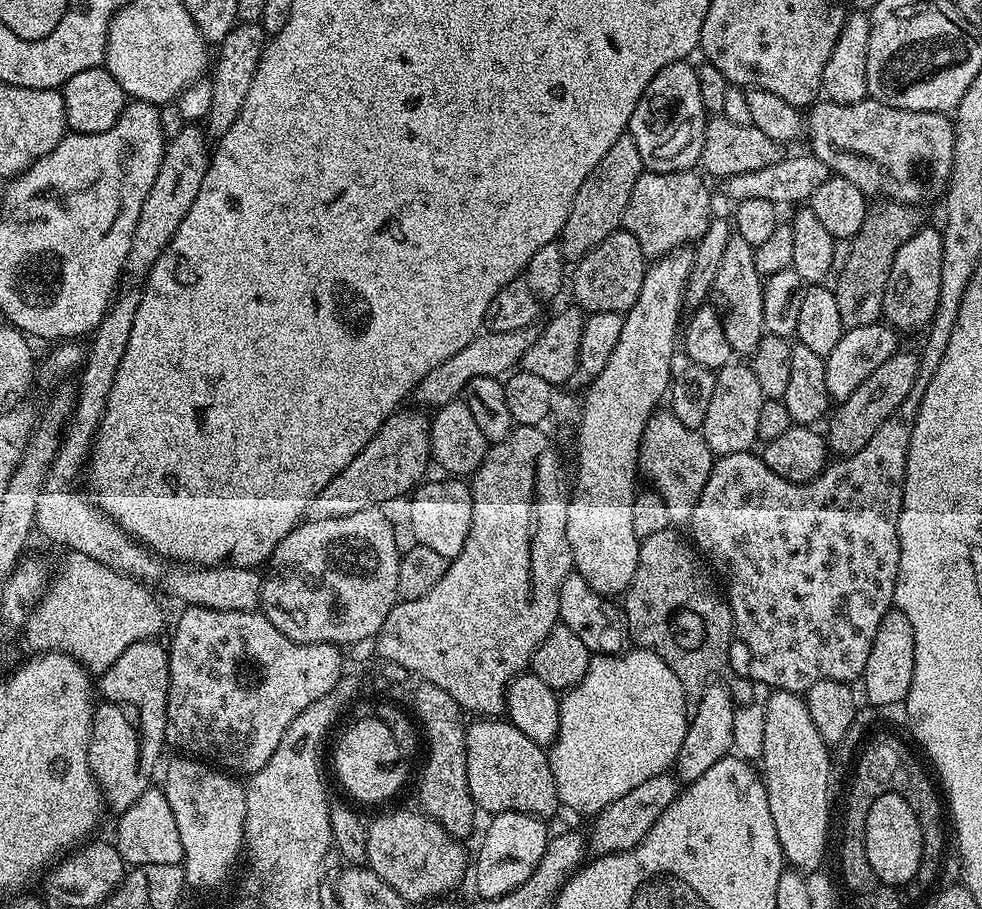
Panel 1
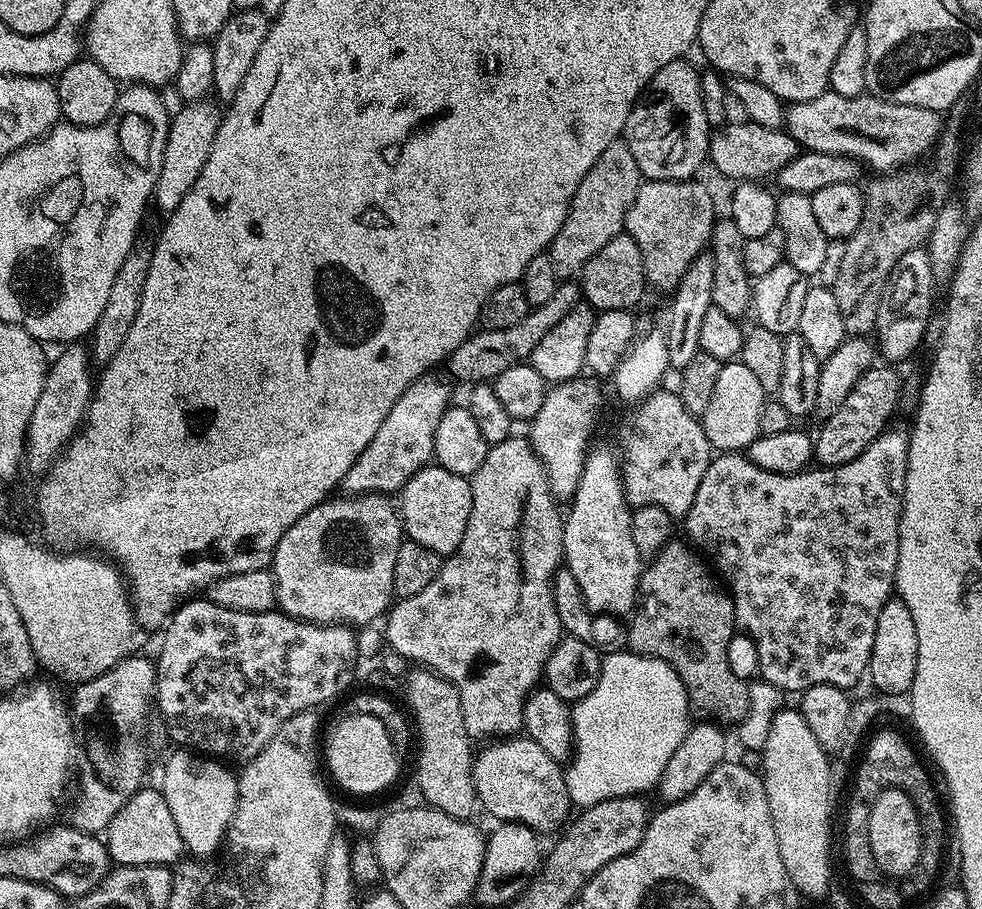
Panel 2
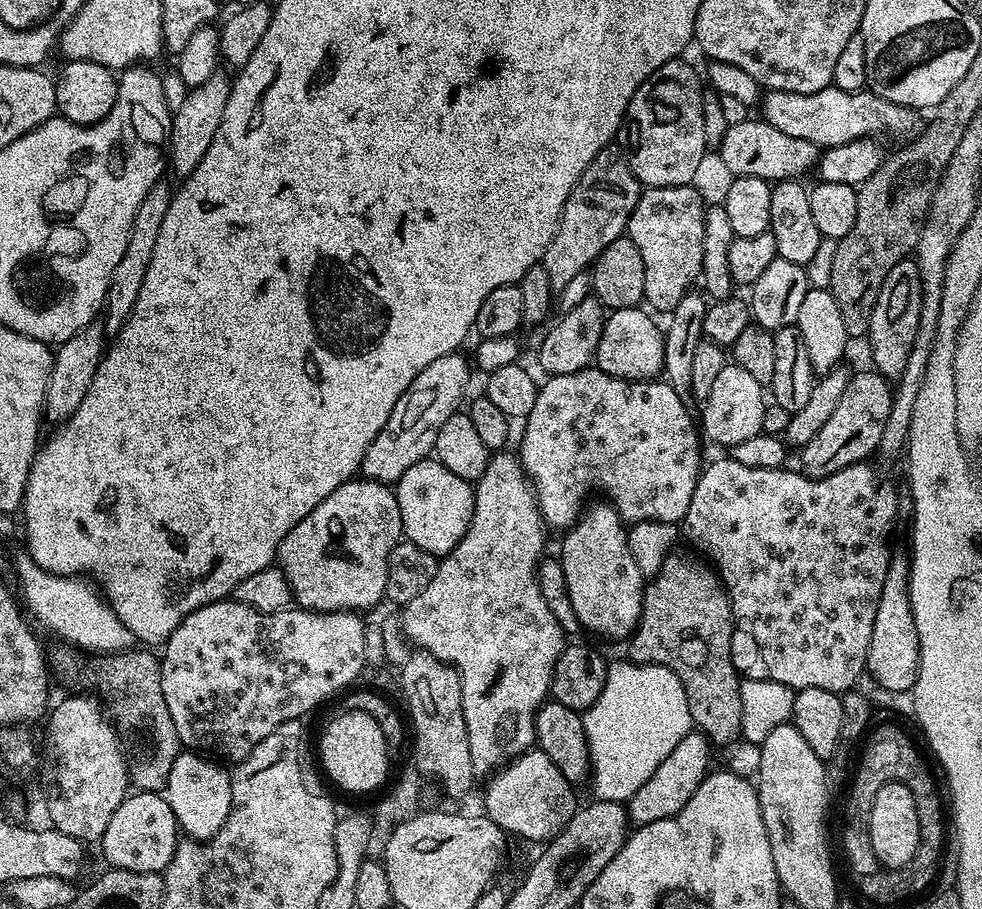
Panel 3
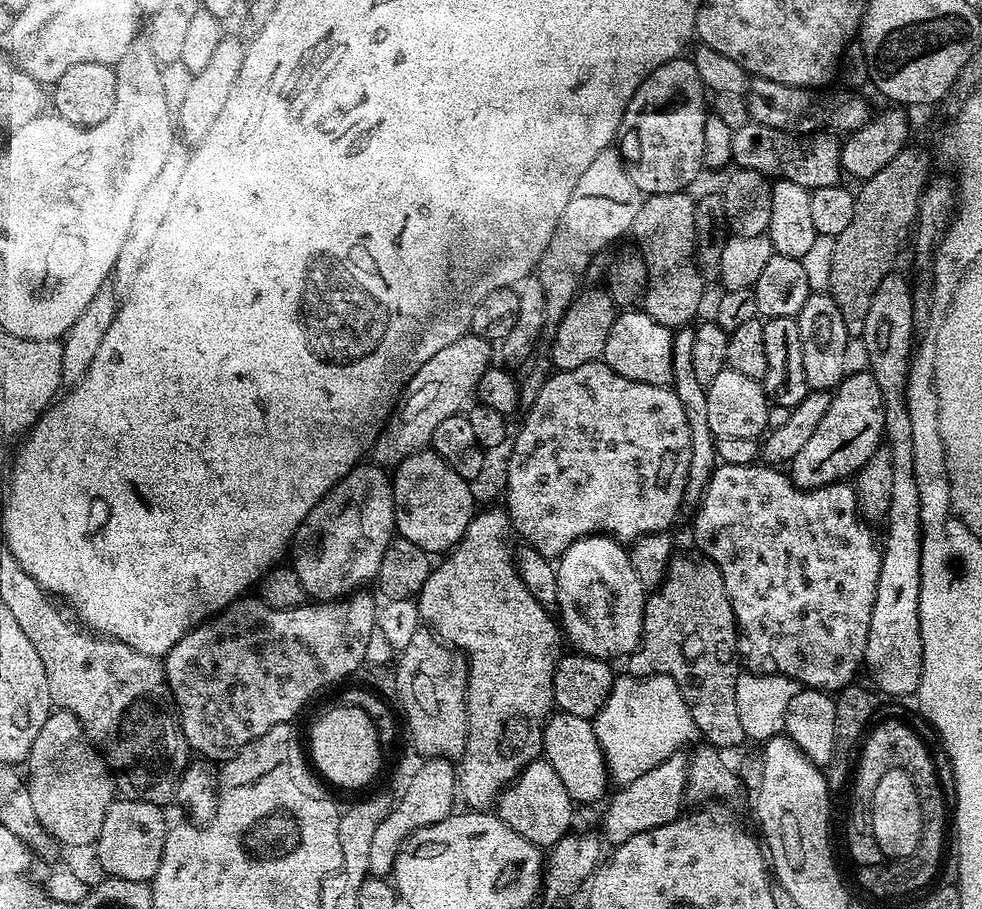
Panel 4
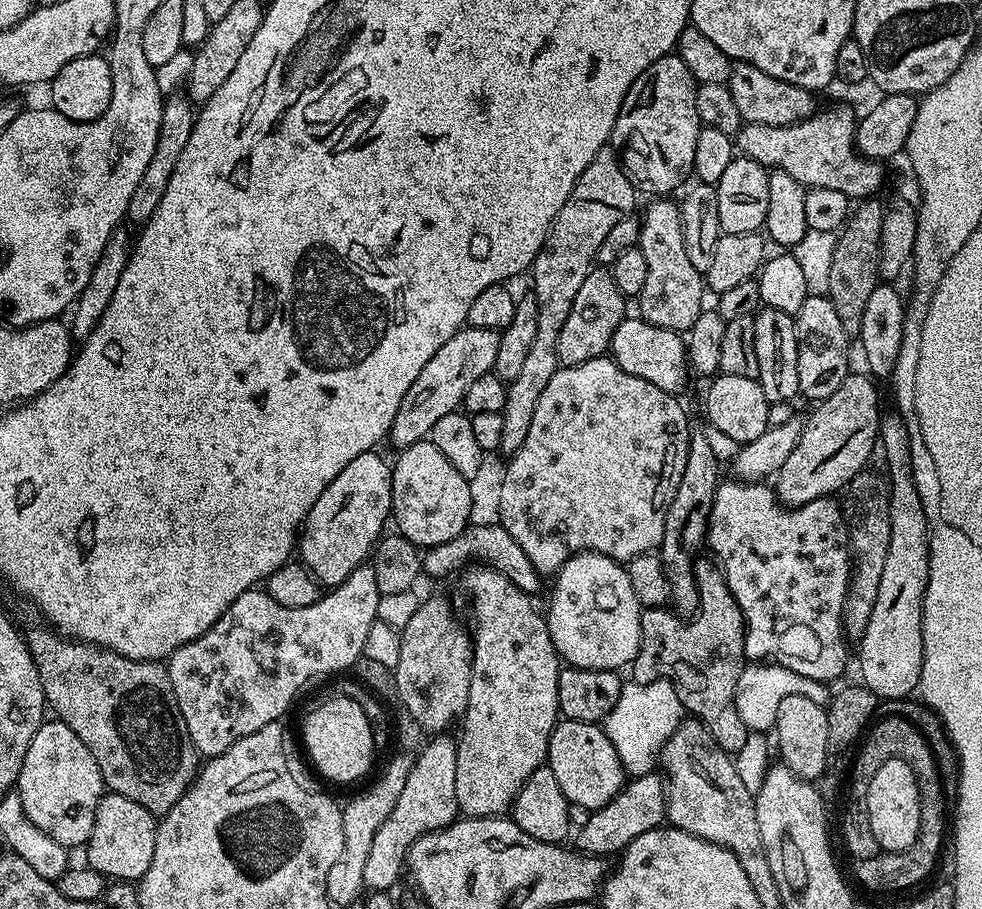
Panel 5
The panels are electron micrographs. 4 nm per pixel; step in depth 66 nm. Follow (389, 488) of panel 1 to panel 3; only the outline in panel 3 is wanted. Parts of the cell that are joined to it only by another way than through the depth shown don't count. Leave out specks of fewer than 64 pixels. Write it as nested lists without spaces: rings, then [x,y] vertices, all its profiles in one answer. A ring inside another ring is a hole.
[[[455,351],[449,356],[437,358],[426,366],[426,370],[422,370],[422,374],[418,374],[418,378],[414,378],[414,382],[410,382],[408,391],[398,398],[386,426],[382,426],[378,438],[374,438],[364,451],[364,460],[360,463],[363,479],[395,485],[402,474],[414,466],[414,462],[427,460],[433,455],[442,422],[458,411],[460,399],[468,388],[470,360],[460,355],[459,351]]]

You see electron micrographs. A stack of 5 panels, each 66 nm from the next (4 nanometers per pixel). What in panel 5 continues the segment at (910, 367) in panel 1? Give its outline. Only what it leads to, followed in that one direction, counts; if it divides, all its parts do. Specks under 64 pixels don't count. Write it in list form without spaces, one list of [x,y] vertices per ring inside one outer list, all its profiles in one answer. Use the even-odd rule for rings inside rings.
[[[853,371],[848,375],[842,382],[842,386],[838,386],[838,390],[830,394],[830,398],[819,401],[813,407],[816,409],[804,420],[802,438],[798,438],[798,446],[794,446],[790,458],[786,458],[782,470],[774,477],[774,491],[781,504],[795,506],[814,502],[823,496],[832,496],[839,488],[847,489],[852,479],[869,467],[868,459],[871,458],[872,451],[877,451],[878,448],[882,409],[880,409],[880,396],[872,385],[873,377],[861,372]]]

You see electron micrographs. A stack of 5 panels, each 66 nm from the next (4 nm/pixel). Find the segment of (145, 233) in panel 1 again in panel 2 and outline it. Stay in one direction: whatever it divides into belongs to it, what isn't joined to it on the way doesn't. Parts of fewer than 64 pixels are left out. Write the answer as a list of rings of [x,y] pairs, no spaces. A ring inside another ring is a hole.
[[[208,98],[193,100],[185,103],[180,113],[169,119],[168,137],[166,138],[166,146],[162,154],[162,170],[158,174],[158,182],[154,193],[155,207],[157,204],[162,210],[161,213],[173,212],[178,206],[178,202],[182,202],[182,198],[186,198],[186,194],[190,194],[190,186],[194,186],[194,182],[198,182],[198,174],[202,174],[202,166],[206,166],[206,158],[210,158],[210,150],[214,150],[214,138],[218,134],[218,126],[222,119],[221,109],[218,110],[215,106],[217,107]]]

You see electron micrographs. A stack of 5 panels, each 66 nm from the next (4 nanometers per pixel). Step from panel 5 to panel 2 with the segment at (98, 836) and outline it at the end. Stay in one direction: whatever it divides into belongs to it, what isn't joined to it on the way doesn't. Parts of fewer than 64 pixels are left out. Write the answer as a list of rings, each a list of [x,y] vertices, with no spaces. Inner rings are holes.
[[[149,786],[141,787],[127,802],[114,814],[106,829],[106,843],[108,855],[117,865],[150,866],[163,864],[175,866],[181,863],[185,855],[182,834],[178,834],[178,825],[170,815],[170,806],[166,806],[163,791],[156,792]]]

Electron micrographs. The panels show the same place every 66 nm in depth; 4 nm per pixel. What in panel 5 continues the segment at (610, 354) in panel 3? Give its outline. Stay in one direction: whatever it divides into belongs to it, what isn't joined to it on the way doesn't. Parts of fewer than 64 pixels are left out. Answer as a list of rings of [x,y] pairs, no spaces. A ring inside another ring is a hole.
[[[626,318],[614,330],[614,338],[610,355],[626,374],[634,374],[638,378],[646,378],[646,382],[654,382],[658,390],[680,394],[688,384],[690,369],[688,367],[688,349],[683,335],[674,330],[666,330],[662,326],[654,326],[639,318]]]

